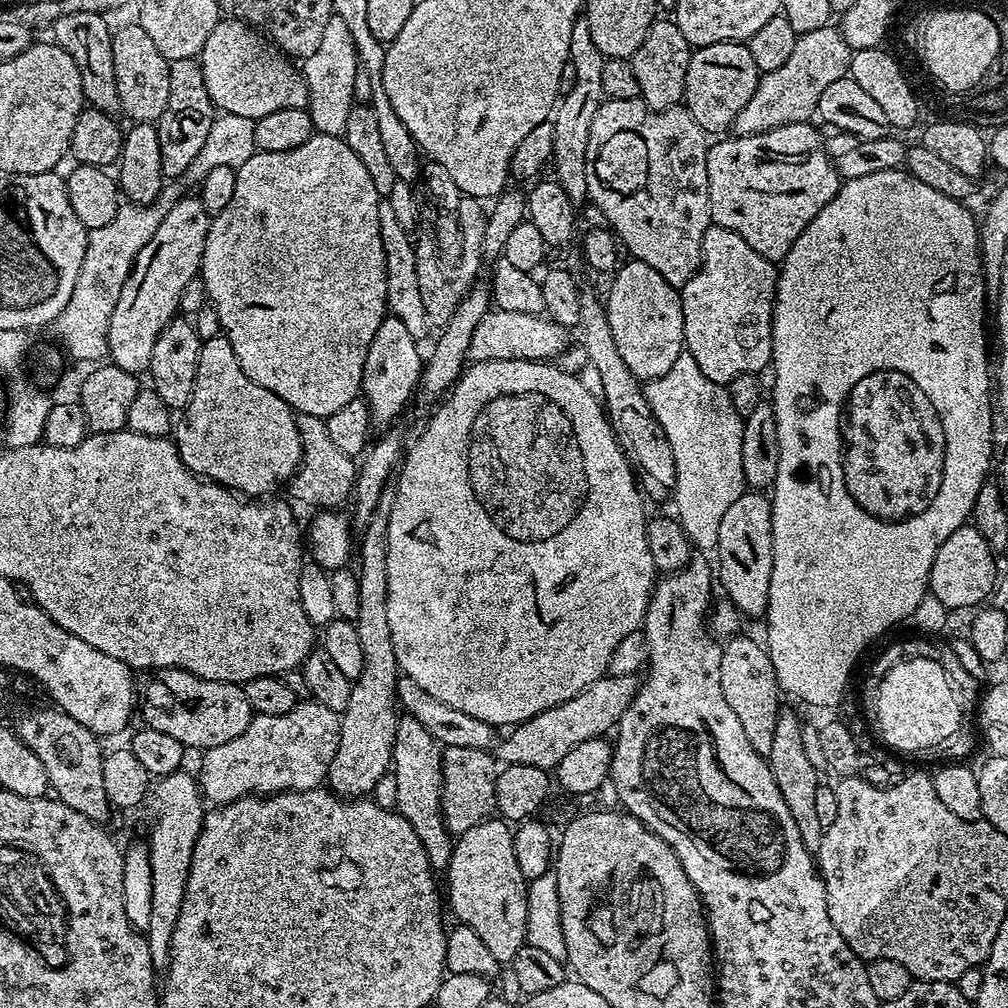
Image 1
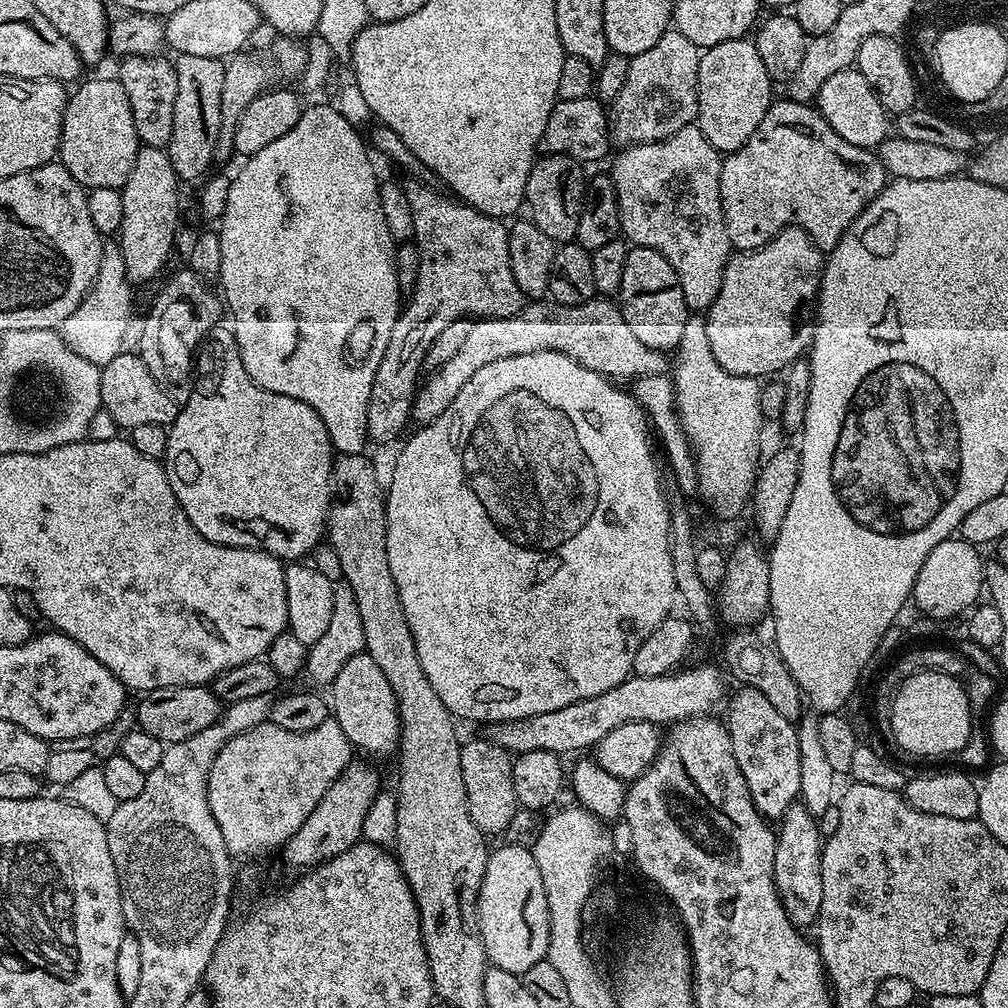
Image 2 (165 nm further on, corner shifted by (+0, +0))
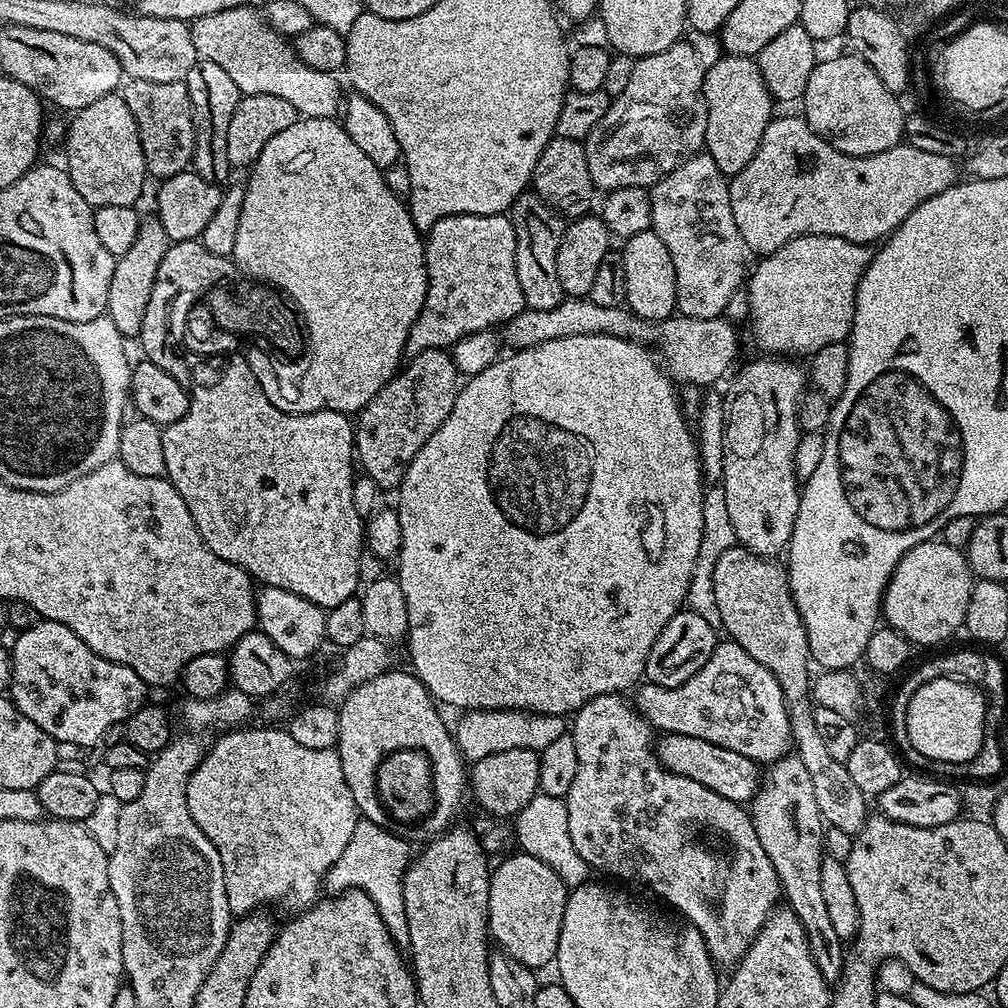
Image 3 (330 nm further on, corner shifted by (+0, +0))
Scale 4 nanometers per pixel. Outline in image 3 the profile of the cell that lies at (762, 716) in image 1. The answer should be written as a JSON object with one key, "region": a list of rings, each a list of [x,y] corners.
{"region":[[[789,754],[767,765],[760,781],[760,789],[750,802],[750,815],[758,834],[758,842],[762,842],[762,850],[766,850],[766,858],[774,862],[783,899],[787,907],[798,914],[802,926],[808,932],[810,954],[814,954],[818,970],[822,970],[825,980],[829,982],[839,980],[844,970],[846,948],[834,932],[821,895],[821,869],[826,857],[826,823],[814,796],[810,771],[806,770],[799,756]]]}

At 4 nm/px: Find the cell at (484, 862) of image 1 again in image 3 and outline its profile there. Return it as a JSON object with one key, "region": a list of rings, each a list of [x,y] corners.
{"region":[[[508,854],[499,862],[501,864],[497,868],[495,865],[491,869],[492,881],[490,882],[490,902],[488,903],[488,930],[491,939],[495,943],[497,940],[500,943],[497,945],[506,954],[510,954],[510,958],[518,958],[518,962],[522,962],[522,966],[533,970],[538,969],[546,962],[556,958],[558,938],[562,930],[562,914],[566,914],[569,885],[564,884],[562,878],[558,878],[558,874],[554,874],[554,870],[550,870],[550,866],[546,866],[546,862],[533,856]]]}

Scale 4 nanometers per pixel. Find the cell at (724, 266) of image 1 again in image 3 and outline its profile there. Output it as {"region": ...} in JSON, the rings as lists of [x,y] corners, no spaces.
{"region":[[[796,236],[778,251],[767,253],[746,280],[748,316],[761,353],[777,358],[808,358],[822,346],[845,343],[852,332],[856,291],[873,255],[871,247],[833,236]]]}

